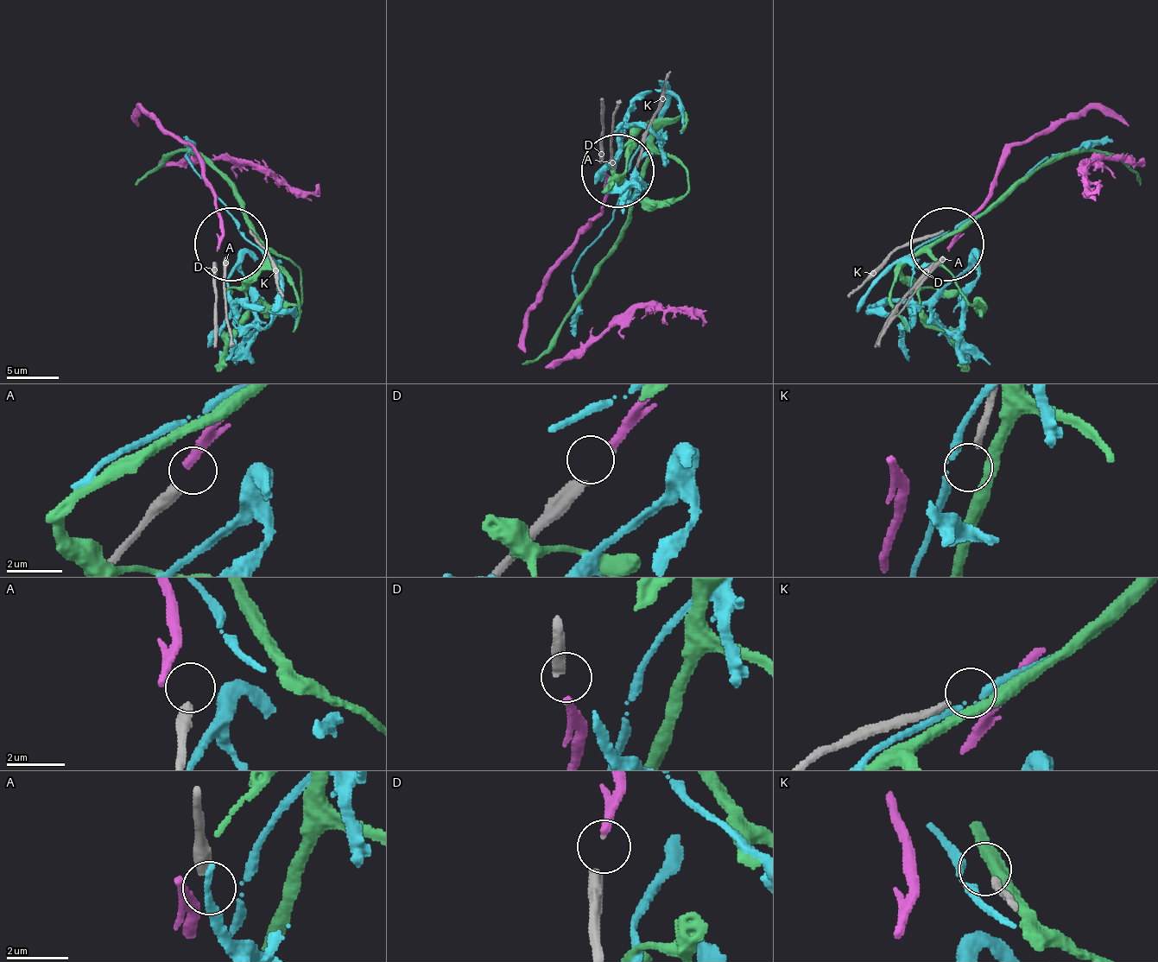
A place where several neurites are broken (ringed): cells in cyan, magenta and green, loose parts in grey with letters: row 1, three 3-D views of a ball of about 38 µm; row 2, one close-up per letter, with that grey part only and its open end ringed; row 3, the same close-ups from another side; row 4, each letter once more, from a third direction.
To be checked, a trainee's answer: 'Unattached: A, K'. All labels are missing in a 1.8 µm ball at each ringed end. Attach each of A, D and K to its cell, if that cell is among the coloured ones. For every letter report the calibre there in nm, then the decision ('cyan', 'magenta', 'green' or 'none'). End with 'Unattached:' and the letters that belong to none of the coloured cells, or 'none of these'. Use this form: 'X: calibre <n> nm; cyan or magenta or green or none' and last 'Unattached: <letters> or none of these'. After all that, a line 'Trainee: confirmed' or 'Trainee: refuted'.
A: calibre 400 nm; none
D: calibre 420 nm; magenta
K: calibre 240 nm; none
Unattached: A, K
Trainee: confirmed

